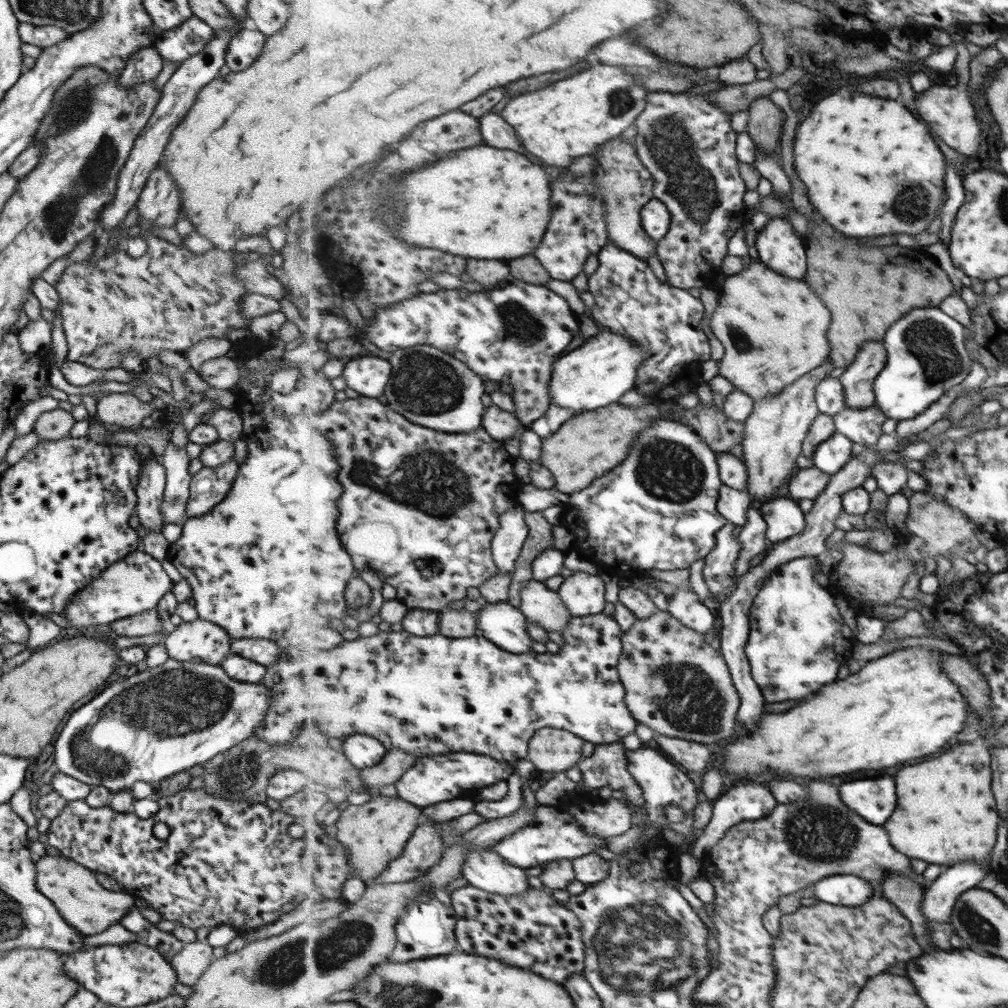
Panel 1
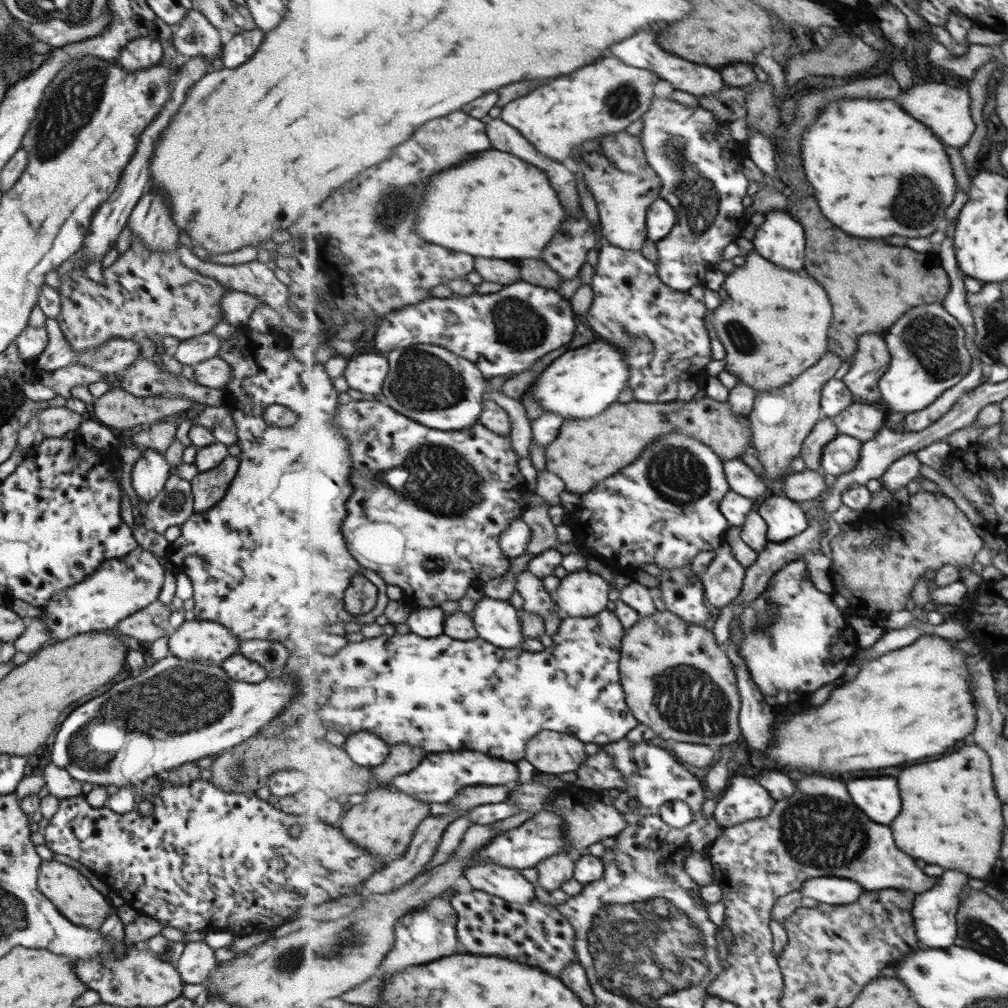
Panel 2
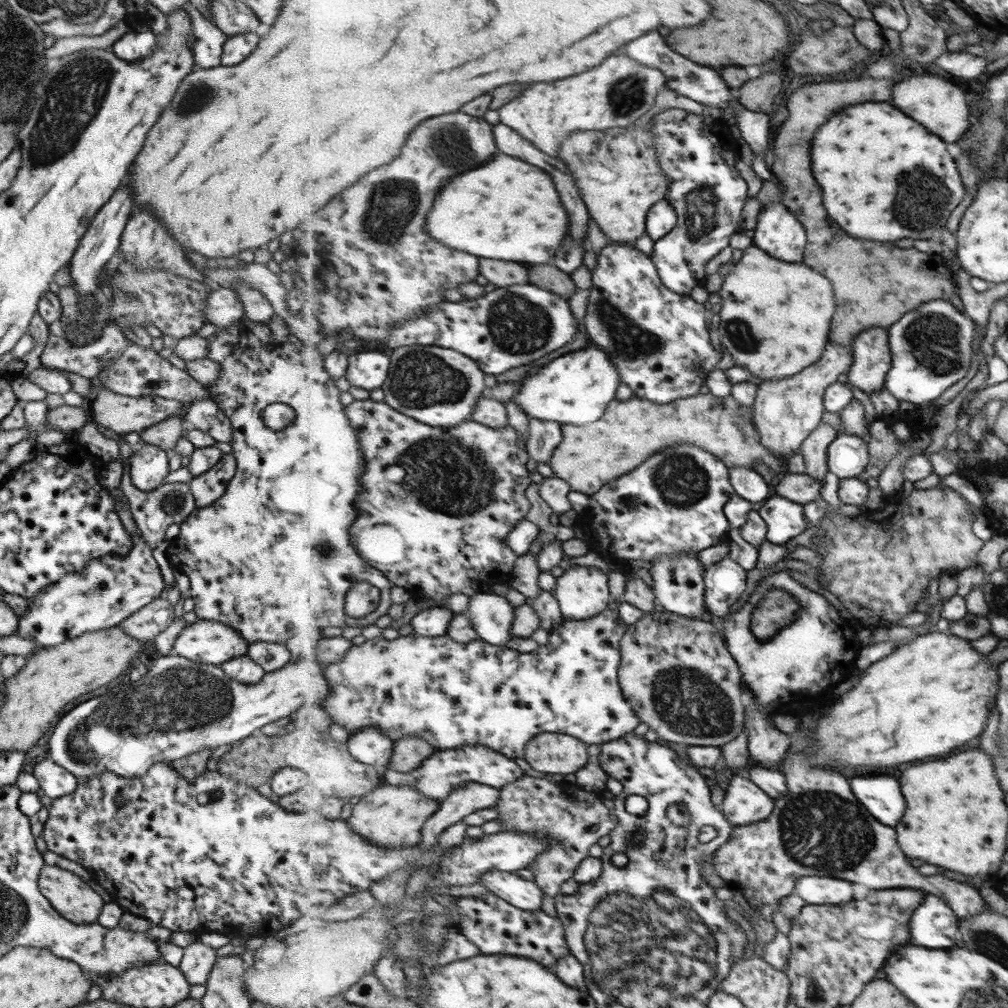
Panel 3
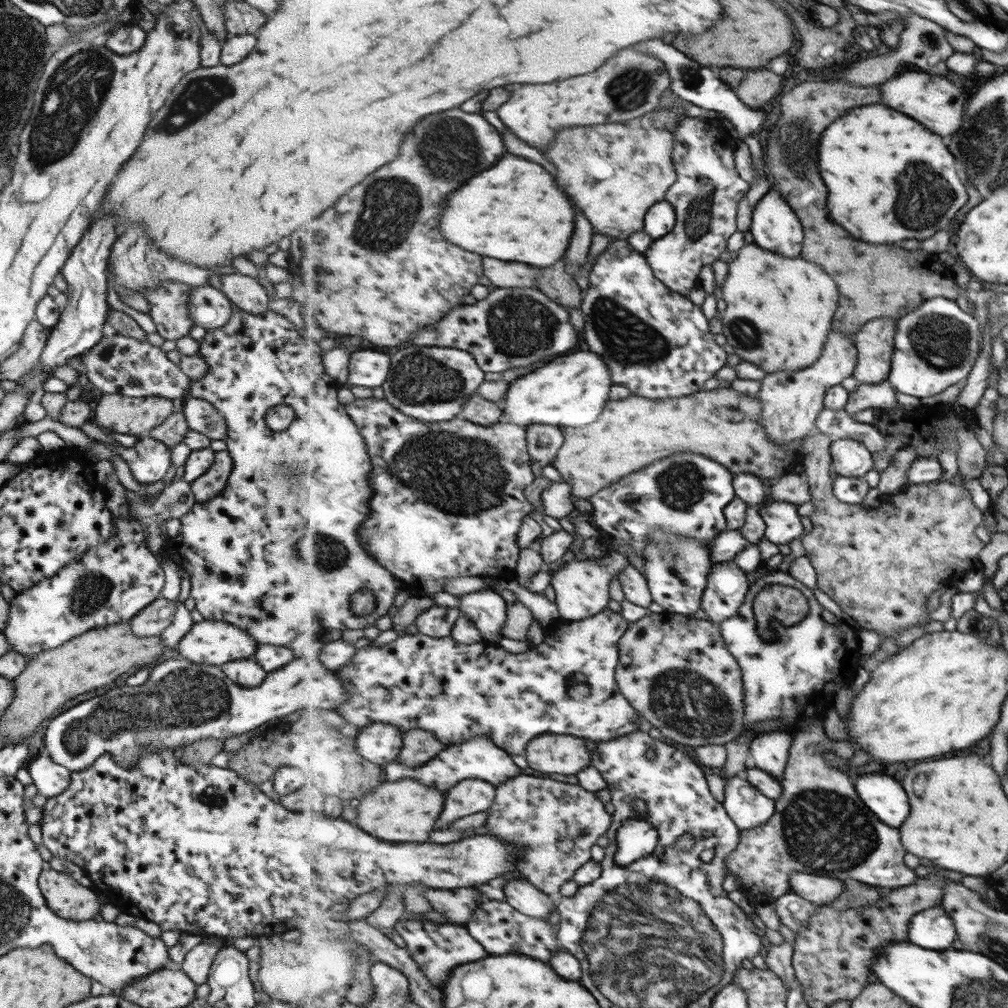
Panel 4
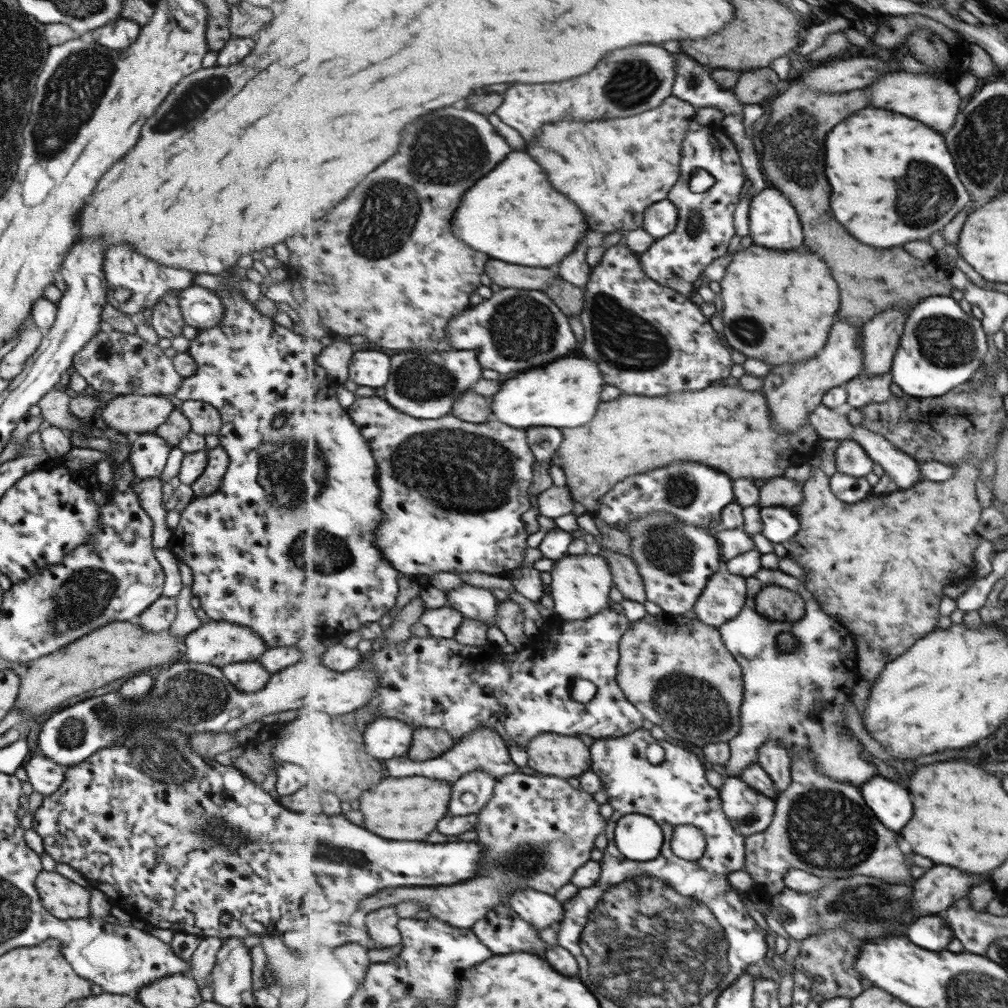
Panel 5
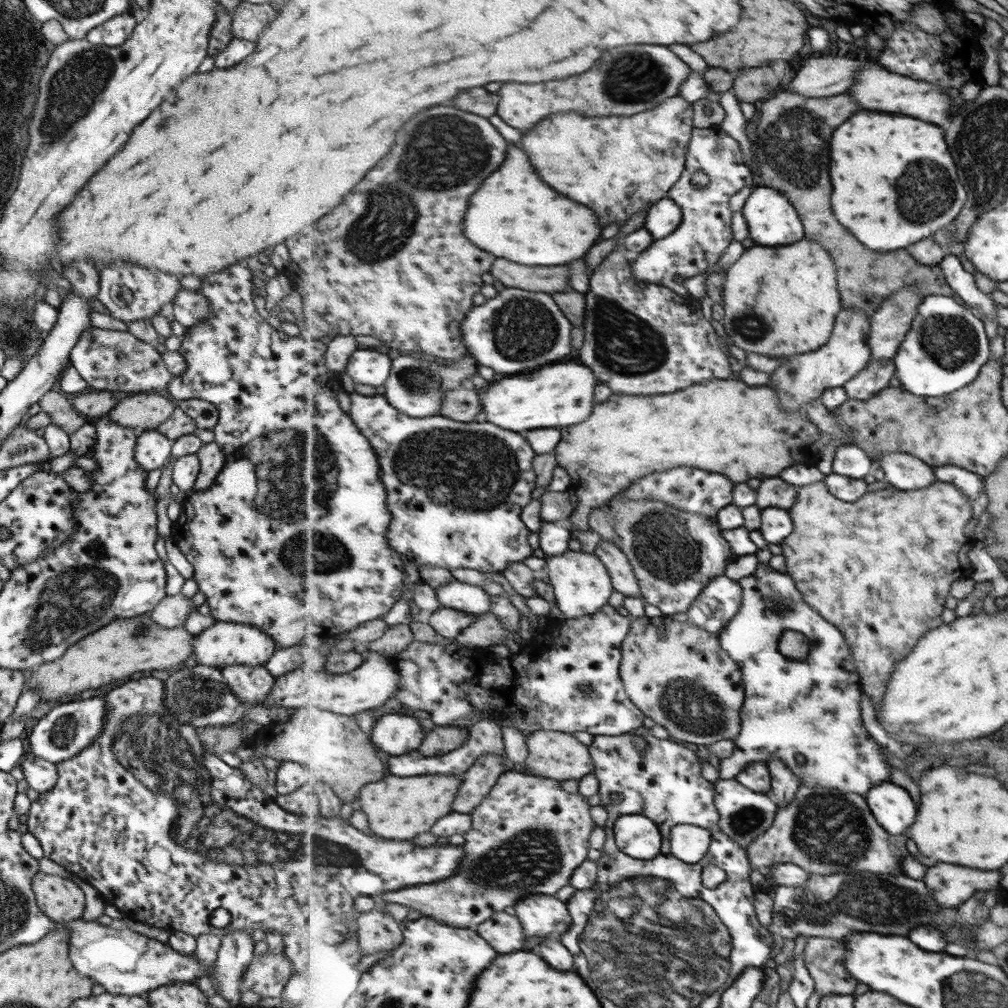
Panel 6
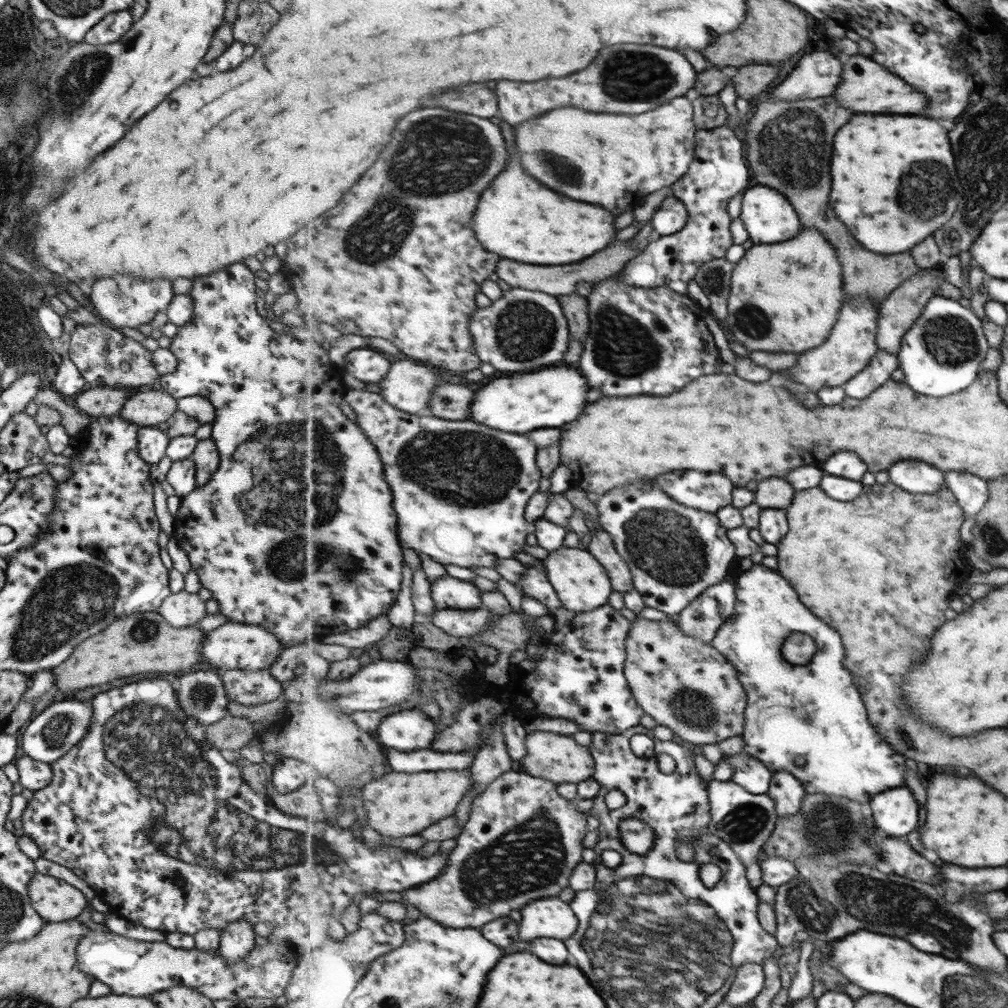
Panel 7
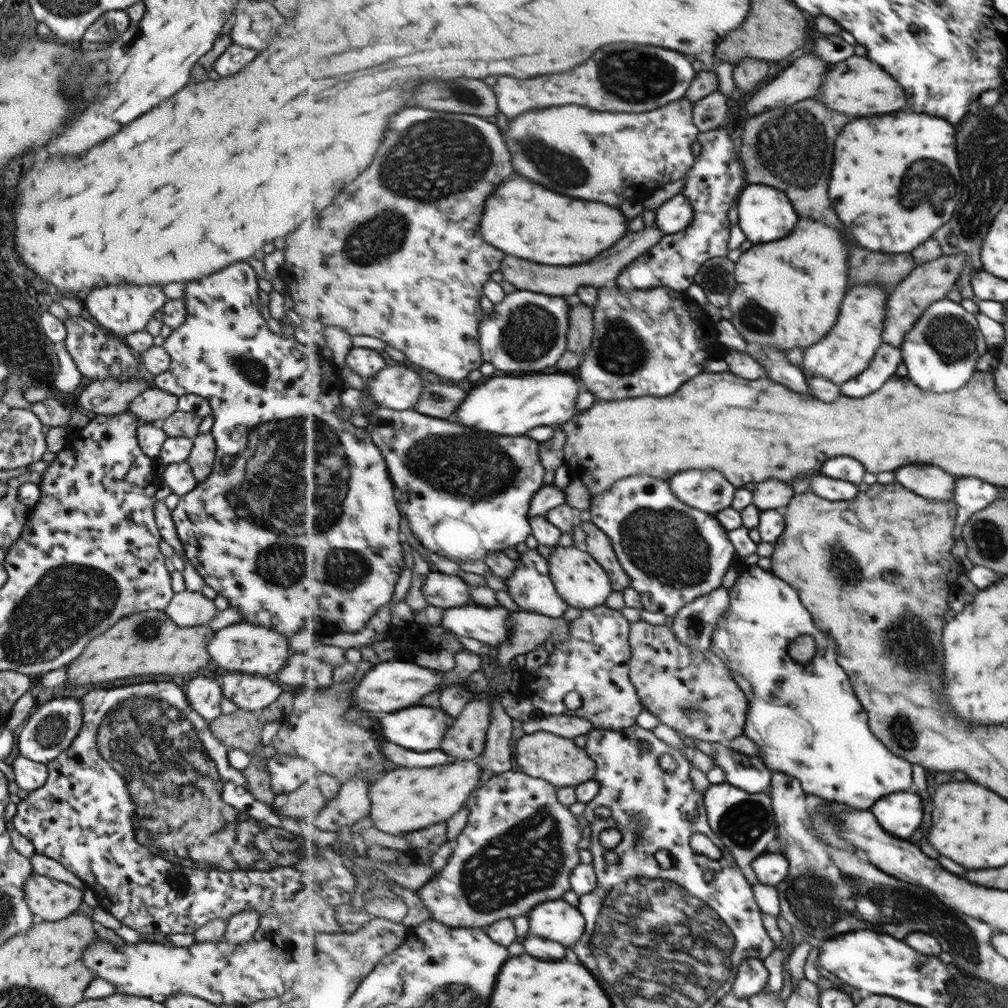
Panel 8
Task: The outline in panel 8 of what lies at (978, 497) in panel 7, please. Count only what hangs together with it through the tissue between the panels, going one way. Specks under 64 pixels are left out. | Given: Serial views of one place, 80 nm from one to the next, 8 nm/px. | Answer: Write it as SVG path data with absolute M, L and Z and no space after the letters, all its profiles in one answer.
M972 477L957 478L954 501L958 504L957 526L966 526L969 517L1000 498L997 485L991 485Z

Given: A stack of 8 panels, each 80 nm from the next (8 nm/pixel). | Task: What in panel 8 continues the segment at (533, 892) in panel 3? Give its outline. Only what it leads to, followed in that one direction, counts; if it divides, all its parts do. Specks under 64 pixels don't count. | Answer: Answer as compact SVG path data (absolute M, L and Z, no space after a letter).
M558 899L553 901L547 901L537 905L533 912L529 913L529 931L527 936L520 937L522 944L528 936L541 937L555 942L561 942L565 946L574 946L581 940L581 937L585 935L585 918L576 906L571 906L569 902Z

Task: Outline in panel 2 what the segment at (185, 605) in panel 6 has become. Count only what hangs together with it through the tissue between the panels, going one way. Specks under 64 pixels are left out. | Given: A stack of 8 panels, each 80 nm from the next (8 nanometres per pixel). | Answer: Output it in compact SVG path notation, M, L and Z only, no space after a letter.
M157 599L145 608L123 618L116 626L121 634L136 638L141 643L150 644L157 638L168 636L173 630L167 623L172 610L170 606Z

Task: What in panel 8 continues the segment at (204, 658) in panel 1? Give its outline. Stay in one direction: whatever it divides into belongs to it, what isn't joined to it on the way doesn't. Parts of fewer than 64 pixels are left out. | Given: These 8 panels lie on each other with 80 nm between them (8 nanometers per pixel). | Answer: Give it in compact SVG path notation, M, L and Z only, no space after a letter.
M247 622L233 623L219 628L215 626L214 635L207 645L207 652L217 666L237 673L263 674L273 678L277 670L288 661L290 650L286 638L273 629Z

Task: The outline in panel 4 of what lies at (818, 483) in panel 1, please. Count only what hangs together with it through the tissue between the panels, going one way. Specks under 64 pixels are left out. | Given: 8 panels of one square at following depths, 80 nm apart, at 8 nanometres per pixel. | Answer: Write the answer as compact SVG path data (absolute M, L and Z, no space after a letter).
M789 472L767 490L764 504L778 500L779 502L792 502L800 505L811 499L811 487L809 487L808 479L803 479L800 473Z

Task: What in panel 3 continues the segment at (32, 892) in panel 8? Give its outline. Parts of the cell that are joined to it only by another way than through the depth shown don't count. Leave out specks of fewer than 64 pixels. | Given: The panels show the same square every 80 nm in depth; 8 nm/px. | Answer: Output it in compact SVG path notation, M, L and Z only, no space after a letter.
M44 864L38 874L37 886L39 893L48 900L49 905L65 921L75 924L97 924L97 920L107 899L91 883L81 880L76 874L68 870L61 870L58 866Z

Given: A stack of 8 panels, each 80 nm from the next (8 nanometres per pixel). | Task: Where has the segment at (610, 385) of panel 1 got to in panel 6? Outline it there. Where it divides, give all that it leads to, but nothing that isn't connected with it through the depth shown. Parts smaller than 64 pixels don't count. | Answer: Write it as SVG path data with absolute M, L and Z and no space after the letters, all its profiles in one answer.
M578 359L545 365L533 374L519 374L513 378L499 380L487 390L482 399L481 422L491 422L506 430L525 434L539 428L575 426L589 418L595 406L595 387L599 385L596 376L588 366Z

